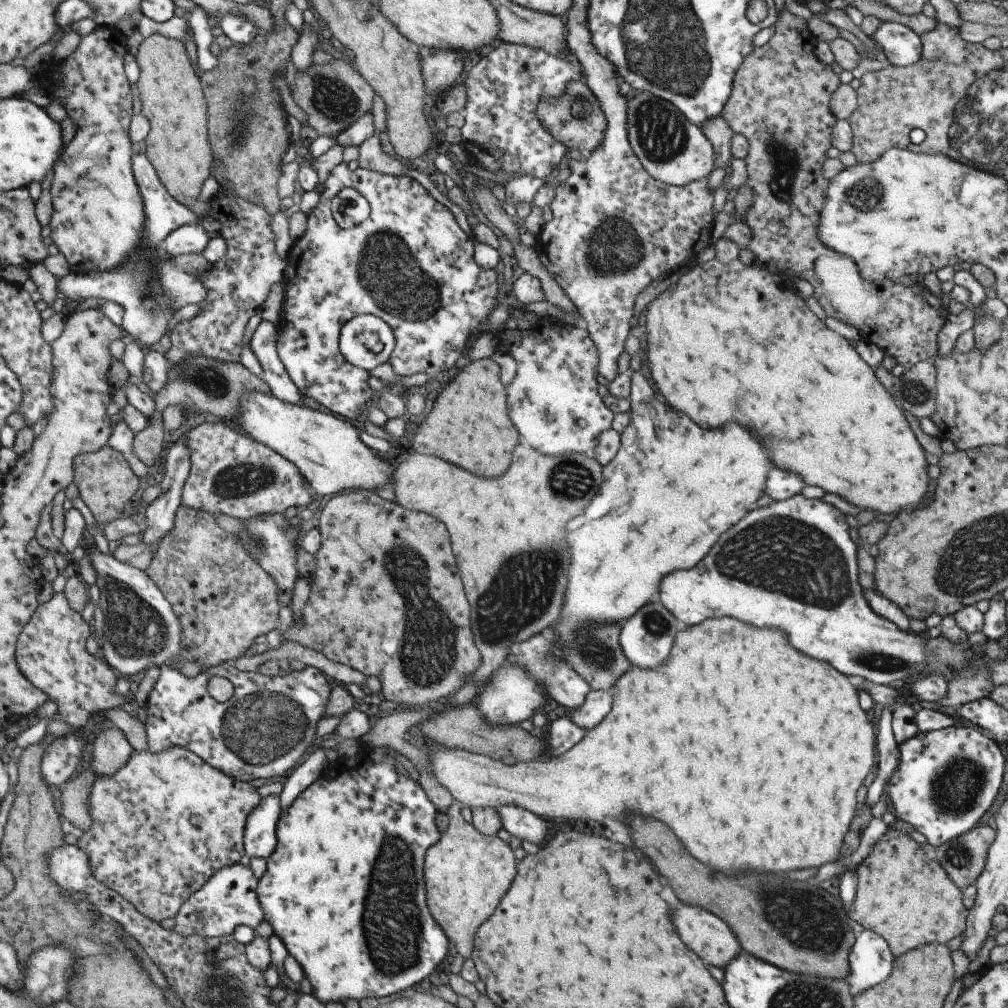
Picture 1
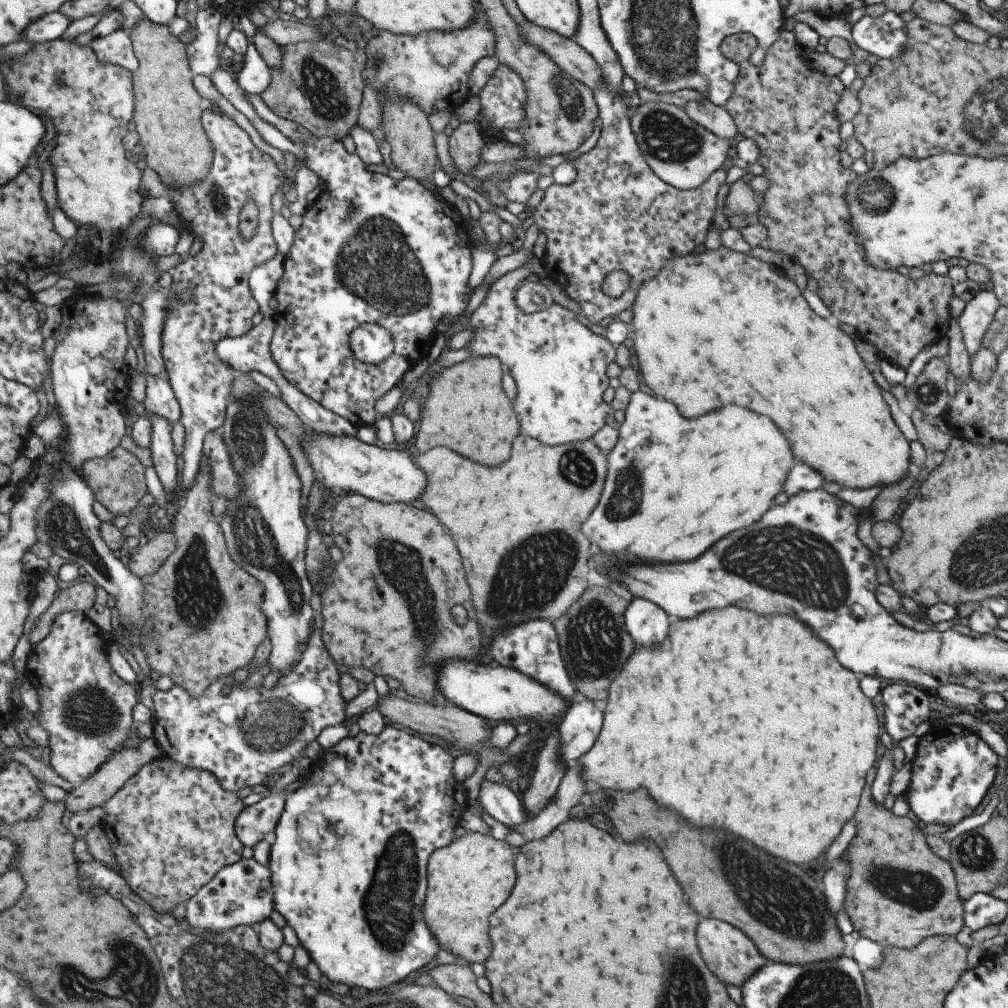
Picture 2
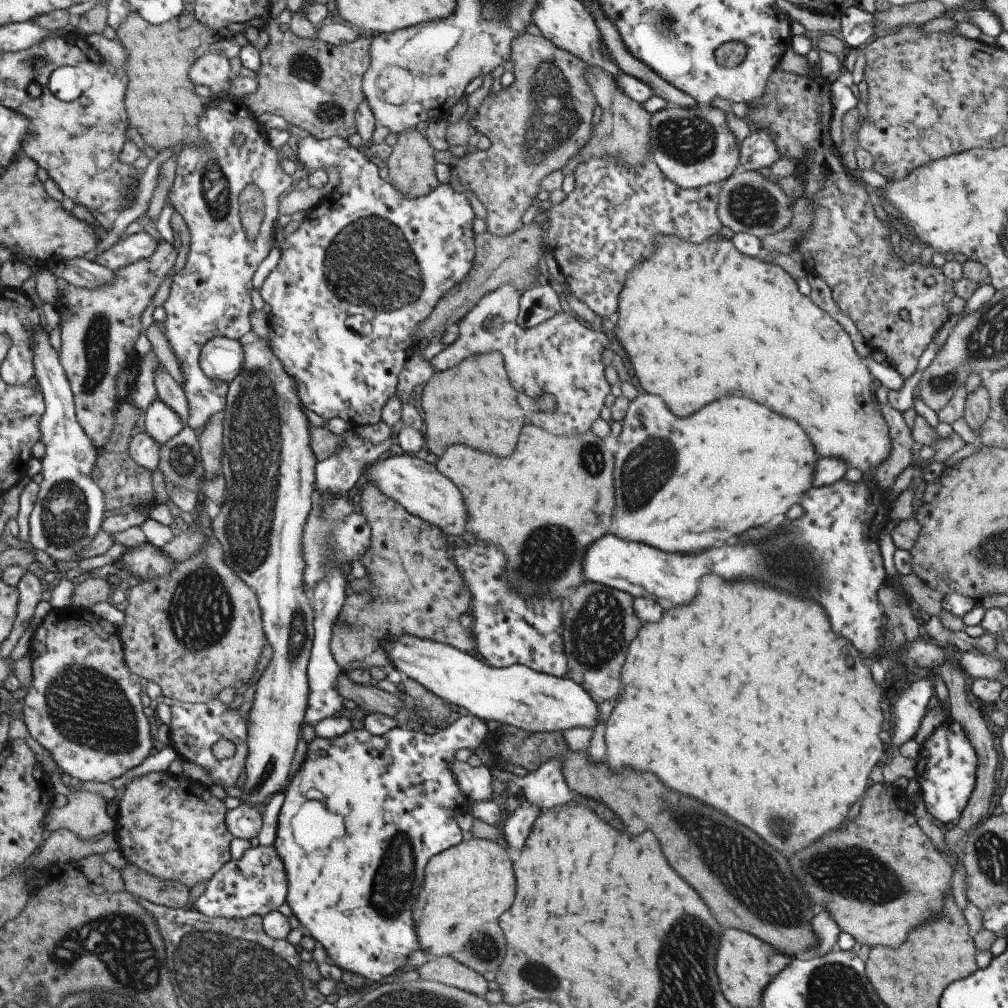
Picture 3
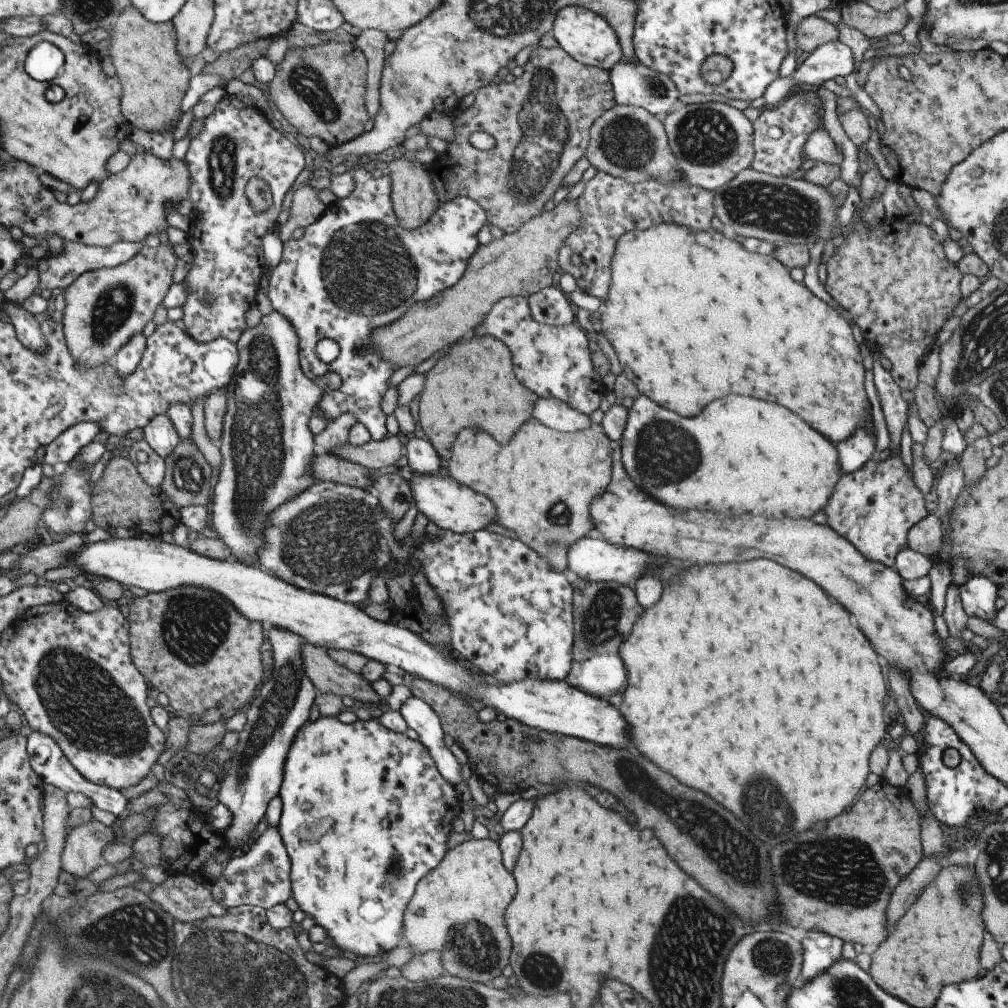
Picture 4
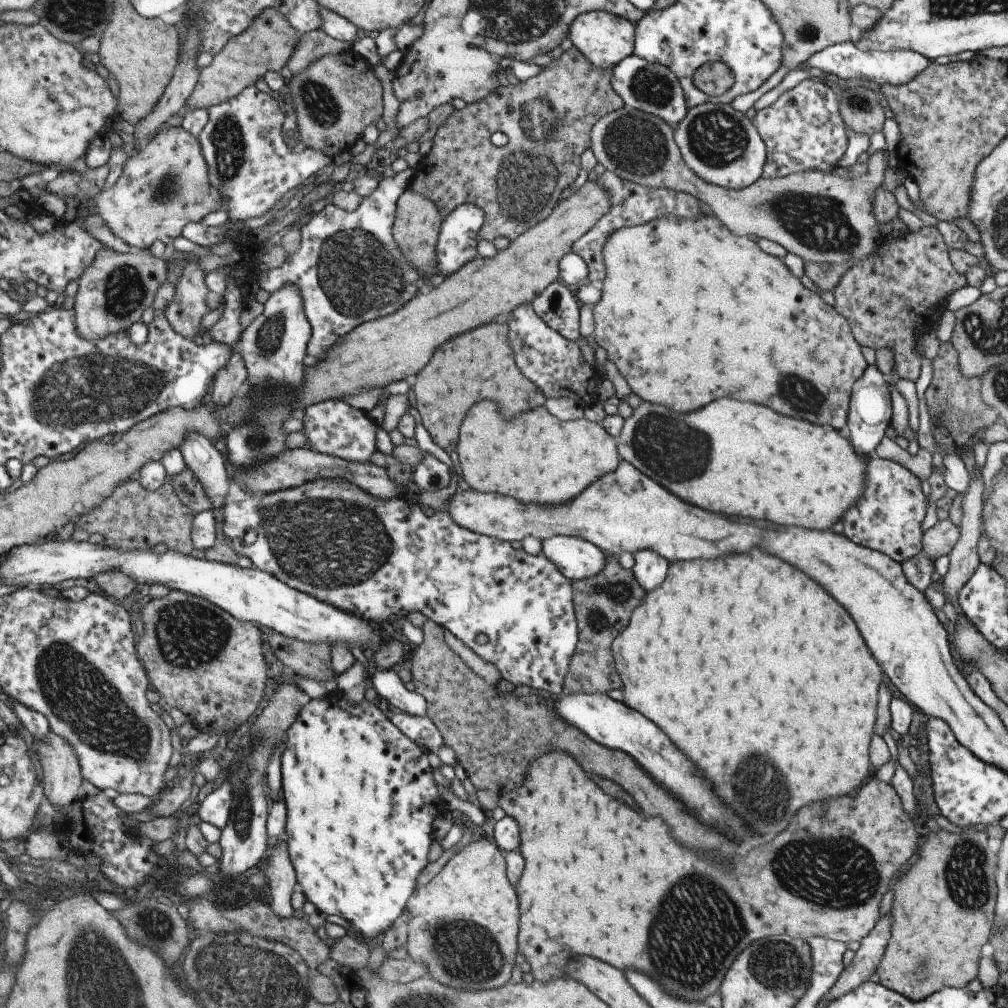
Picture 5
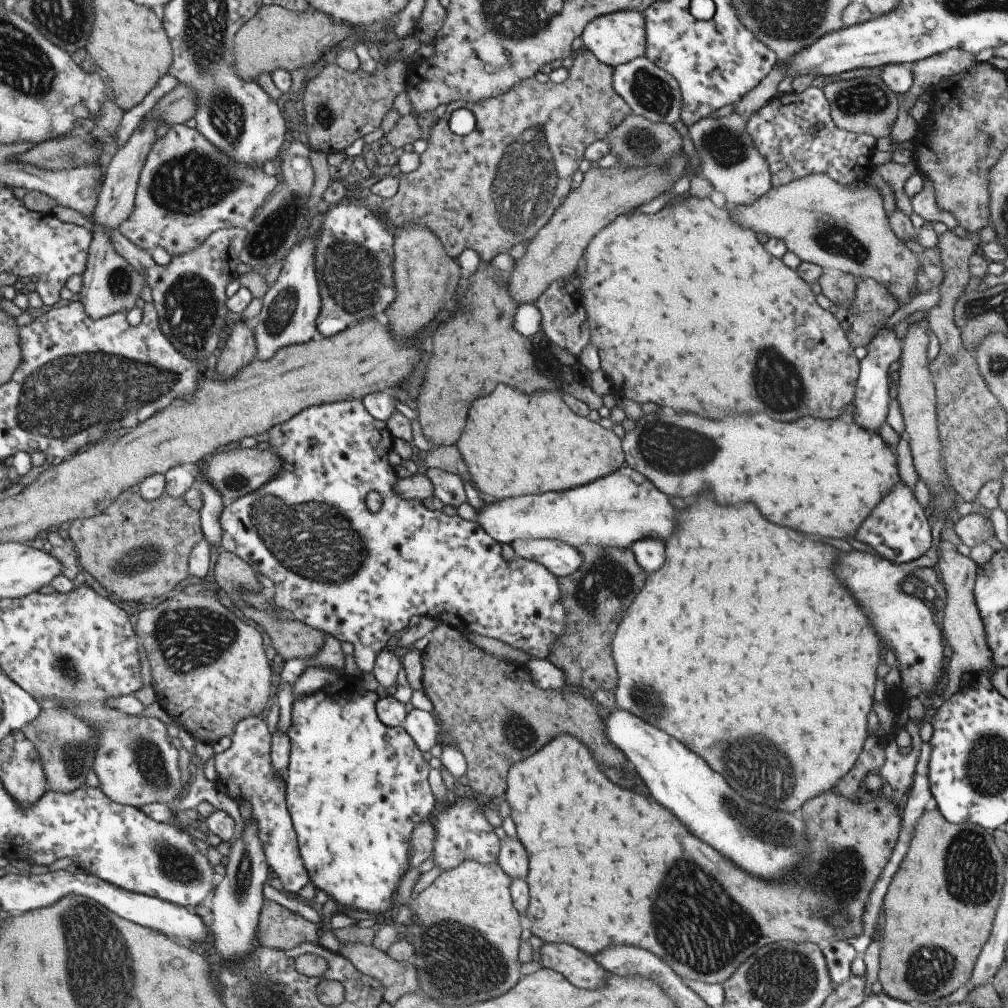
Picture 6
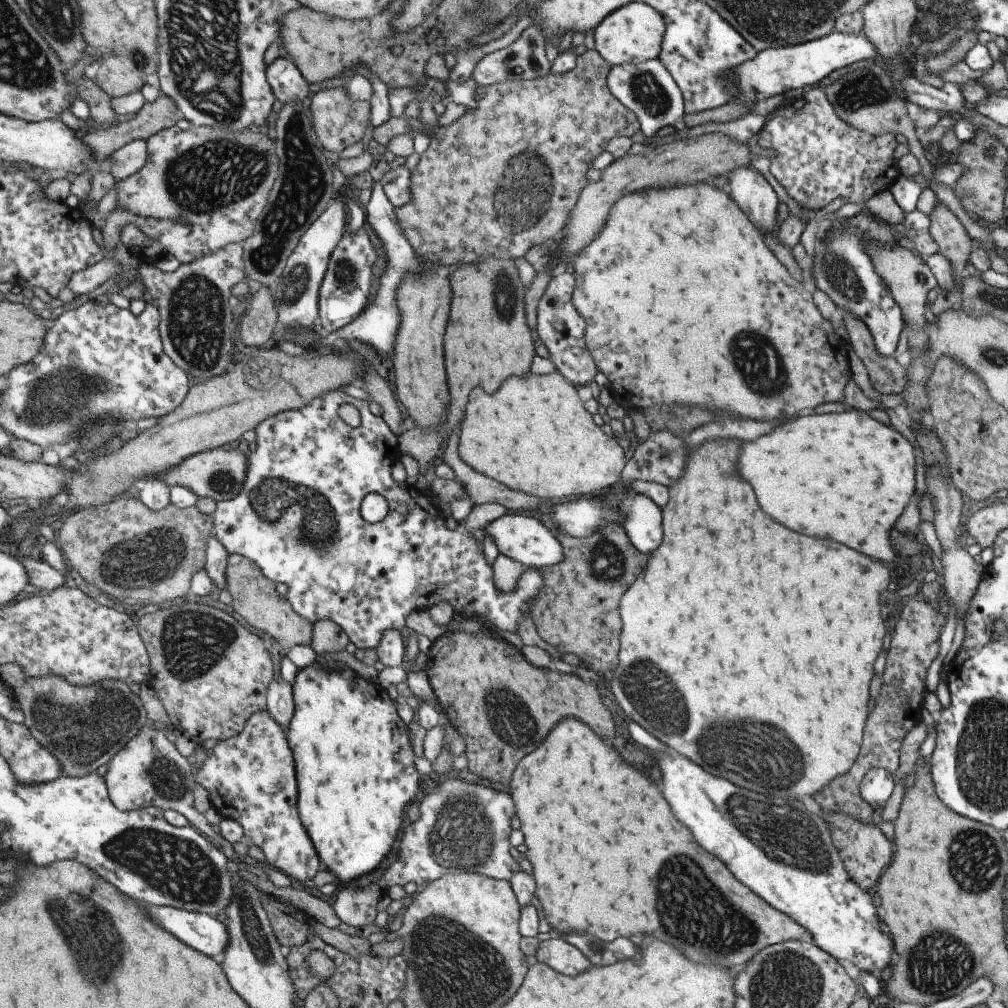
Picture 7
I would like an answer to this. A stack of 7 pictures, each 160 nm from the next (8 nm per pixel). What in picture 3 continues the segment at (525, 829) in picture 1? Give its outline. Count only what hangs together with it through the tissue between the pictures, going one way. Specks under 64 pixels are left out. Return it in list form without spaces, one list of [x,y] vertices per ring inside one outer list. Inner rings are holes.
[[[453,759],[448,768],[456,779],[460,793],[469,801],[488,801],[495,797],[491,789],[491,781],[495,775],[492,769],[483,764],[472,768],[465,761],[457,759]]]

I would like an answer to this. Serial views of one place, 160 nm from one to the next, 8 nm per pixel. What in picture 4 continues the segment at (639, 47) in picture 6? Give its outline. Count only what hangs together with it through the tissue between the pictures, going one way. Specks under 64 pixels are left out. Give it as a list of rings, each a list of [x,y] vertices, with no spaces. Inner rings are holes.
[[[566,5],[559,8],[557,15],[551,22],[551,33],[557,42],[557,47],[567,52],[571,58],[580,64],[608,72],[621,61],[621,50],[619,50],[617,36],[613,32],[613,28],[601,16],[597,16],[580,5]]]

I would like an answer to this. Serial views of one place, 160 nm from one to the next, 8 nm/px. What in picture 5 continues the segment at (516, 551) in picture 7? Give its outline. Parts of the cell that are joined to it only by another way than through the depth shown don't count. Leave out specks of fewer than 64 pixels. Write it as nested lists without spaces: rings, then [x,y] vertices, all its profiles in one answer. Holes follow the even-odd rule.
[[[555,535],[540,545],[540,553],[570,581],[595,577],[606,561],[600,548],[577,537]]]

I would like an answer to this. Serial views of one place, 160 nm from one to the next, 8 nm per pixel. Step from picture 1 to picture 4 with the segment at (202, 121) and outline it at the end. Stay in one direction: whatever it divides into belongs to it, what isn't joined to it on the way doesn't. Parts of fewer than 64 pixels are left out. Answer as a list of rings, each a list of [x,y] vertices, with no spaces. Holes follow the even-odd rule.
[[[131,5],[120,12],[115,24],[108,32],[107,54],[111,59],[113,69],[115,69],[115,78],[121,84],[120,112],[124,115],[125,121],[131,128],[155,132],[156,135],[160,135],[161,132],[169,132],[171,124],[177,124],[182,115],[181,100],[187,93],[190,78],[187,65],[177,52],[177,40],[175,39],[173,24],[170,21],[162,24],[148,22]]]

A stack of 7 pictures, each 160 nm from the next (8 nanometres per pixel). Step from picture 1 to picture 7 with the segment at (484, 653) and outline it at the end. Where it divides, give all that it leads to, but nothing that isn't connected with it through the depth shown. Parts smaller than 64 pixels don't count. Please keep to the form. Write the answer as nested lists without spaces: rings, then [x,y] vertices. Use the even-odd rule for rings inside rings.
[[[557,370],[541,376],[529,372],[527,376],[511,376],[511,378],[507,378],[495,394],[485,394],[481,388],[473,388],[469,392],[464,418],[459,422],[457,447],[459,458],[475,472],[496,480],[499,484],[504,484],[511,490],[535,495],[543,499],[544,502],[550,501],[553,504],[561,500],[567,500],[567,498],[598,496],[602,491],[617,488],[621,469],[627,461],[624,455],[624,447],[621,446],[617,439],[606,436],[599,429],[599,426],[593,423],[591,419],[592,413],[586,411],[584,404],[577,395],[576,388],[571,383],[567,384],[563,378],[564,376]]]

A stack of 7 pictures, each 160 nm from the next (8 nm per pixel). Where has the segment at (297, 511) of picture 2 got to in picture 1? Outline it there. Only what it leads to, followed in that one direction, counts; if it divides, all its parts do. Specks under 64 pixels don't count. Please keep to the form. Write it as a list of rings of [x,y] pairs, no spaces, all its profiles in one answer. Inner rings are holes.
[[[265,513],[244,519],[243,526],[235,534],[241,545],[254,561],[271,577],[277,587],[277,602],[279,606],[290,606],[295,581],[300,576],[295,567],[297,554],[297,528],[294,528],[283,513]]]

